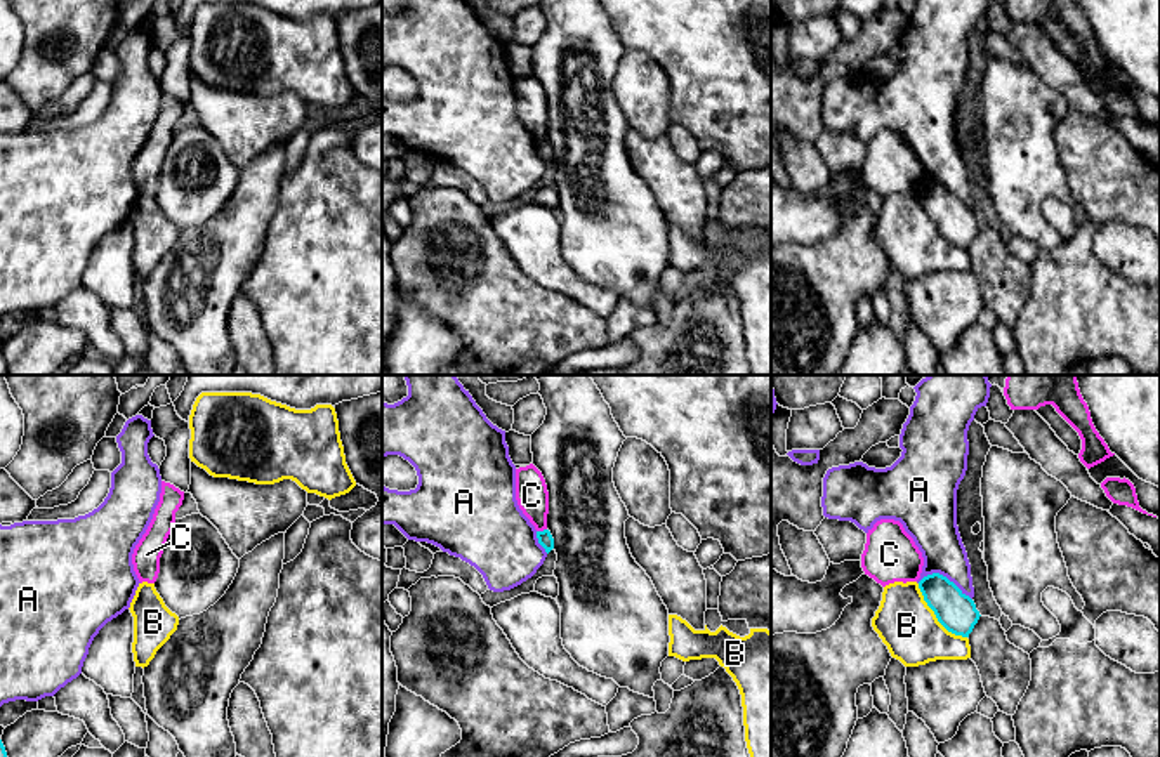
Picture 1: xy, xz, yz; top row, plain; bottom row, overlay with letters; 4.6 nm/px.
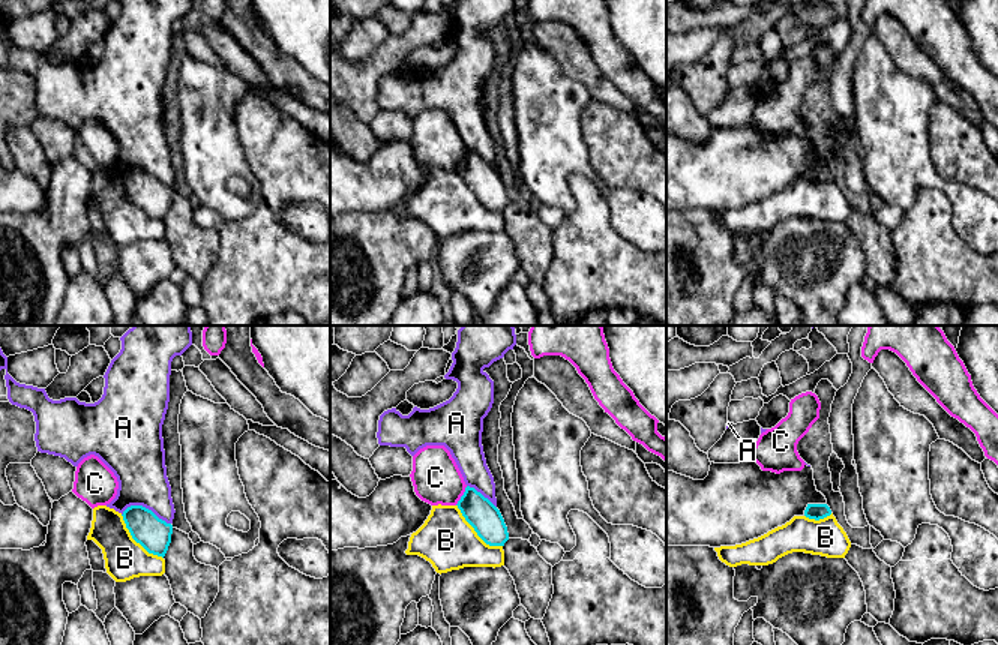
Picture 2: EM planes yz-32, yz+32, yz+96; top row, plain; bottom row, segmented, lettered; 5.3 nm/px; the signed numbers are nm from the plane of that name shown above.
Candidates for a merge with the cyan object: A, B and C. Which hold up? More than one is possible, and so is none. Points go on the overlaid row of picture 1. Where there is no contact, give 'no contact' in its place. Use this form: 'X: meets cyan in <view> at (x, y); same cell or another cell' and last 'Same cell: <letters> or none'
A: meets cyan in yz at (945, 577); another cell
B: meets cyan in yz at (936, 617); another cell
C: meets cyan in xz at (540, 532); another cell
Same cell: none

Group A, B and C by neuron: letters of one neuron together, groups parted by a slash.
A / B / C

